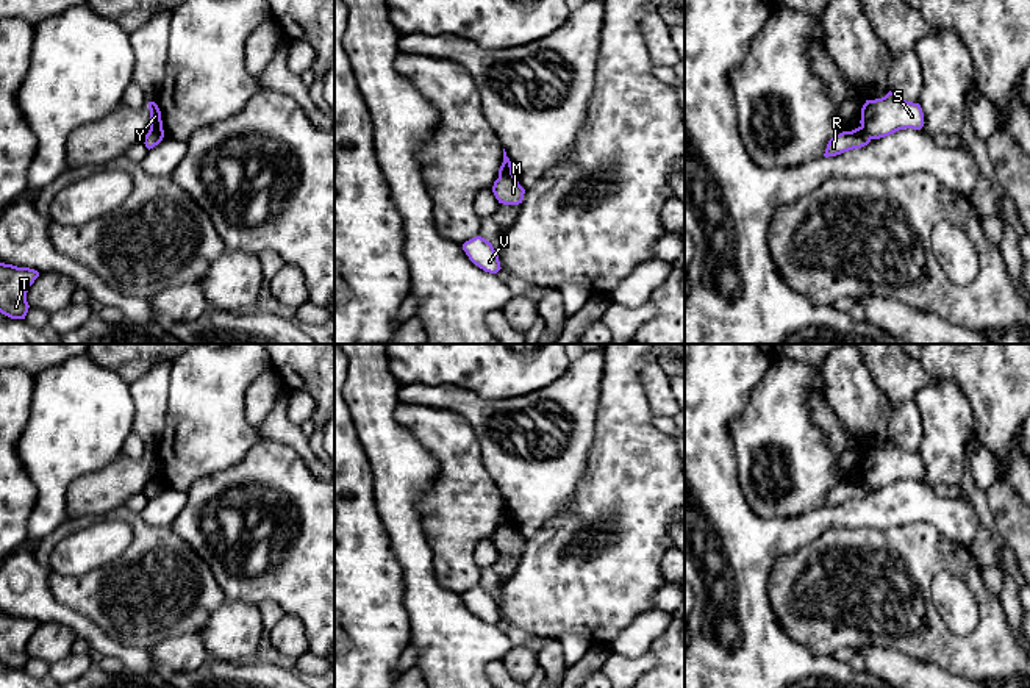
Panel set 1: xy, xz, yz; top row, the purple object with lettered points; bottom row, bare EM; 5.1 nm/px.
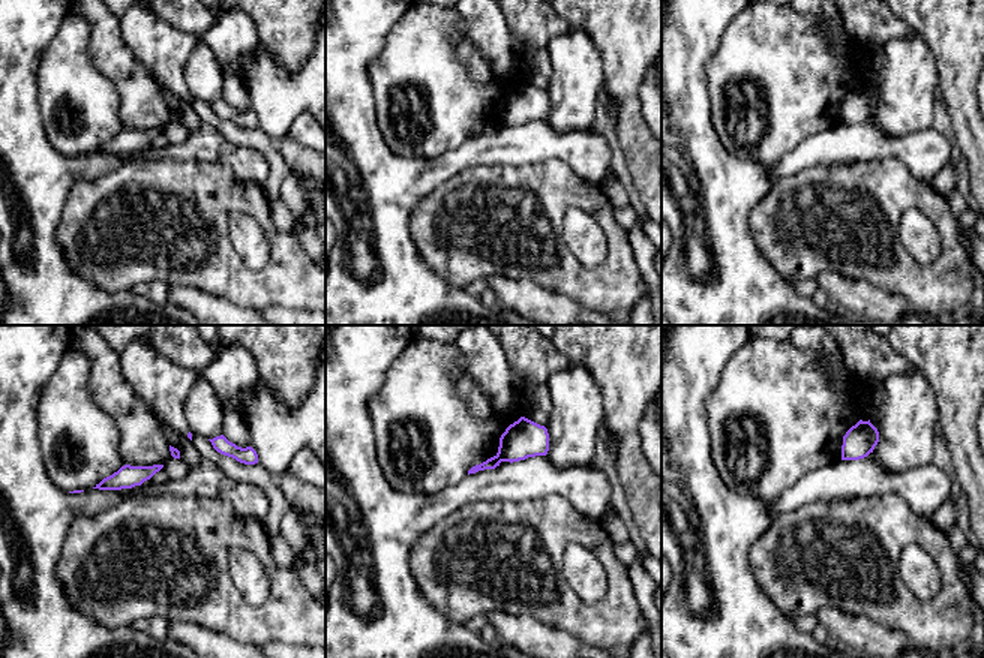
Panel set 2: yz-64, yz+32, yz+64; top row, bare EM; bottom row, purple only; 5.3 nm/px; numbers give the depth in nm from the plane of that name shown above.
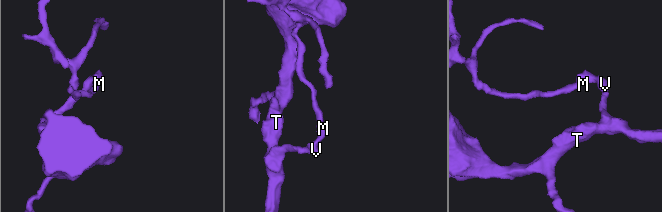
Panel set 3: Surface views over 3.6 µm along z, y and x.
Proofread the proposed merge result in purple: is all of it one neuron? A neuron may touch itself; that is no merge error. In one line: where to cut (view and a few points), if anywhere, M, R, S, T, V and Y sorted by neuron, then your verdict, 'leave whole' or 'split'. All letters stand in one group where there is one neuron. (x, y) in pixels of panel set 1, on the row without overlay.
cut xy (150, 479), (163, 485); groups M S T V Y / R; split

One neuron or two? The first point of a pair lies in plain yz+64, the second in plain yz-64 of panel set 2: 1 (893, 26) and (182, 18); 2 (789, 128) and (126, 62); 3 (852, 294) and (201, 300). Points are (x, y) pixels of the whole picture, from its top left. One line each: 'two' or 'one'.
1: one
2: two
3: one

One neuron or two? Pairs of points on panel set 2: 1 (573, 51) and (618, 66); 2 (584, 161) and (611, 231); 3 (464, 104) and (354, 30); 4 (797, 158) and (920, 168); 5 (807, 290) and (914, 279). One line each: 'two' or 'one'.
1: two
2: two
3: two
4: one
5: two

